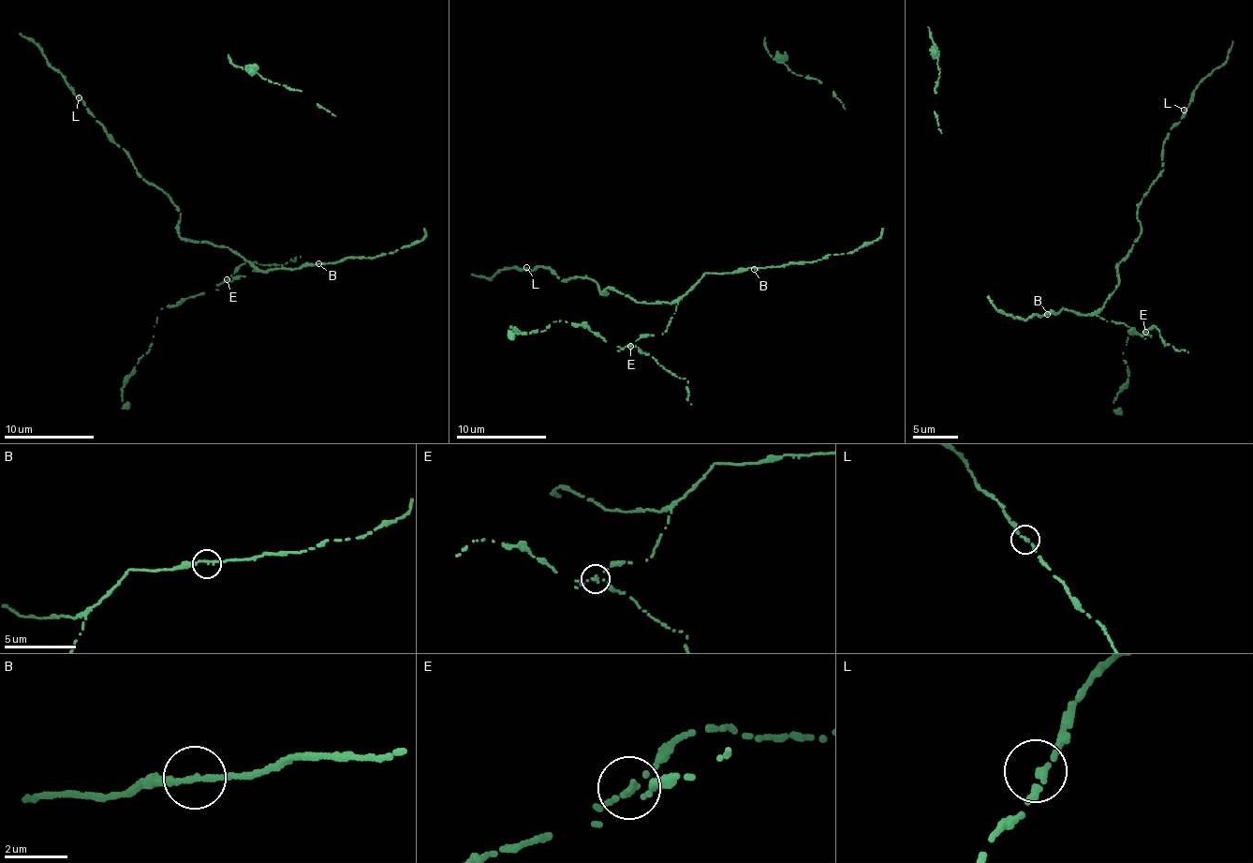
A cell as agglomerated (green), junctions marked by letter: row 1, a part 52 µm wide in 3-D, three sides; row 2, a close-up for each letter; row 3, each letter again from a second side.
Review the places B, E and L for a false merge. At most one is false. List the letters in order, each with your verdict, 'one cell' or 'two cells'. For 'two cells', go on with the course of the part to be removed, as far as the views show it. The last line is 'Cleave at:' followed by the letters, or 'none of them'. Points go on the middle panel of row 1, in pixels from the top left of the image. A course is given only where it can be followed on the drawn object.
B: one cell
E: two cells | (630, 346), (619, 348), (589, 330), (566, 320), (554, 321), (546, 331), (529, 333), (511, 327), (514, 339)
L: one cell
Cleave at: E

